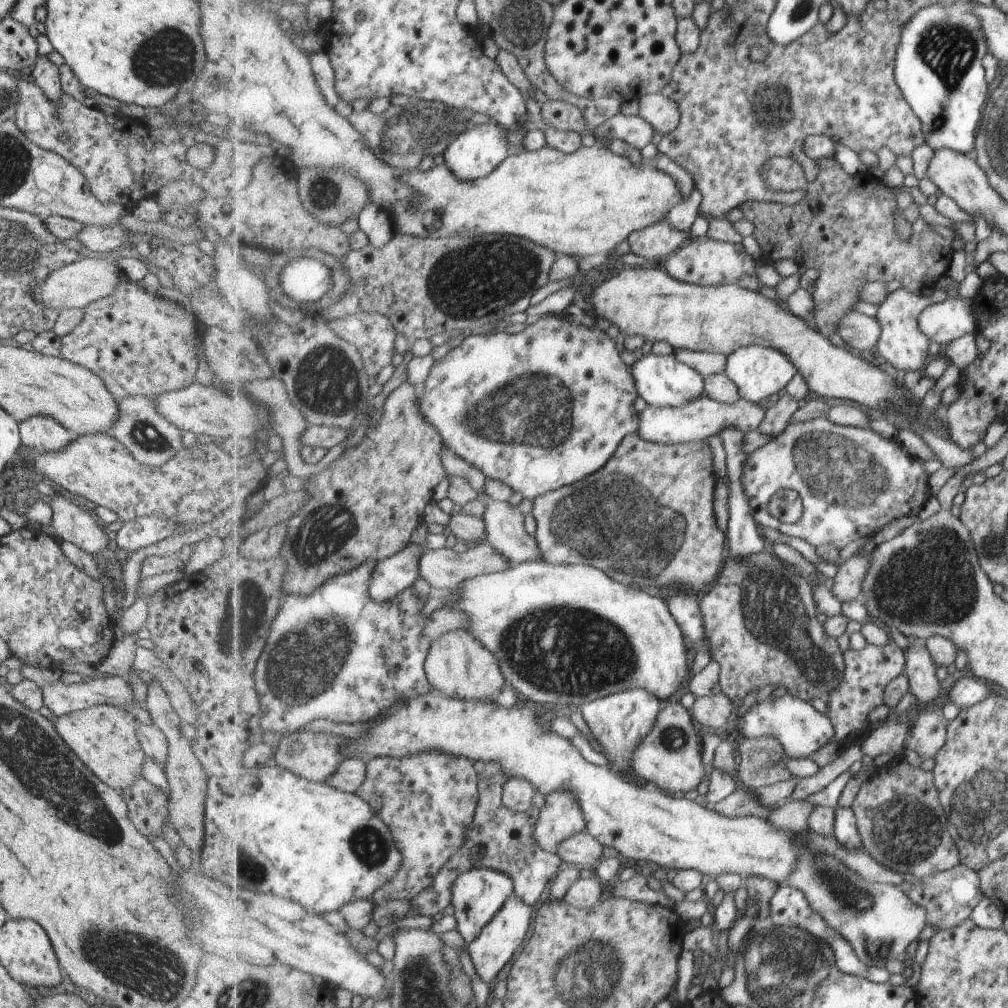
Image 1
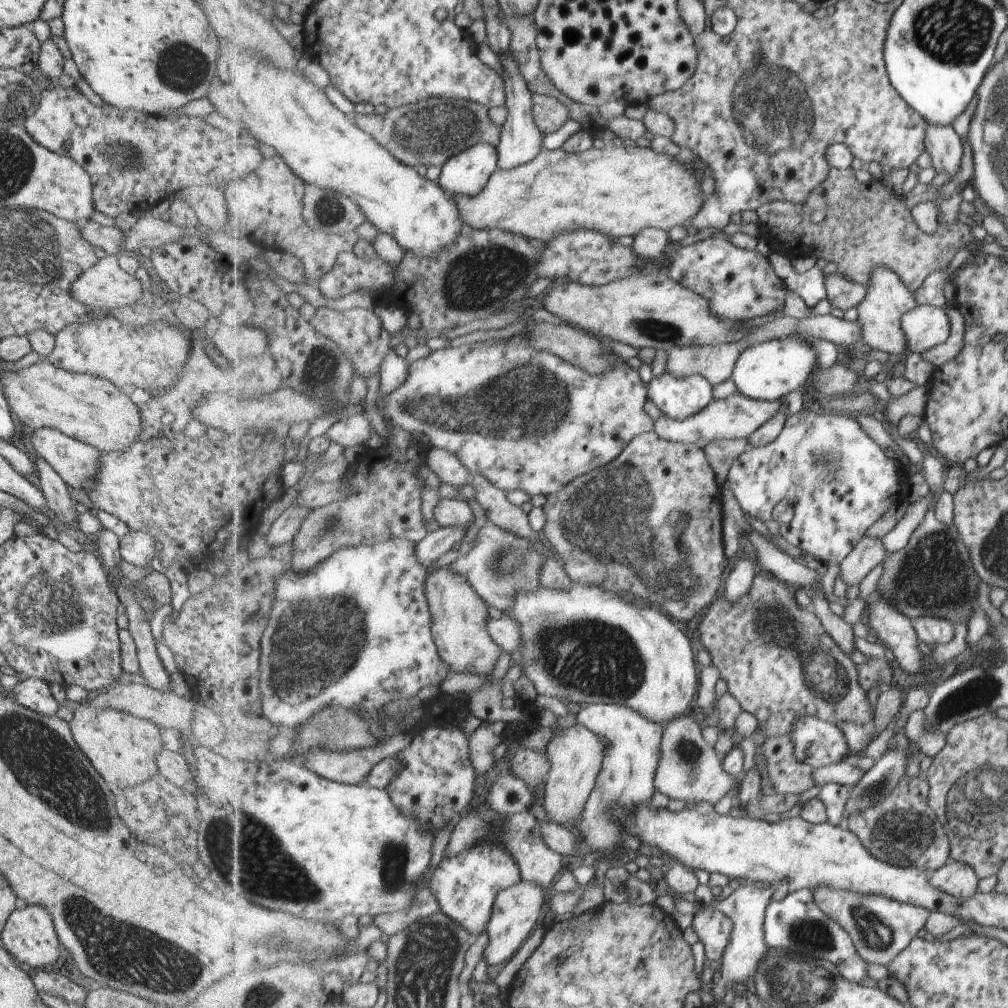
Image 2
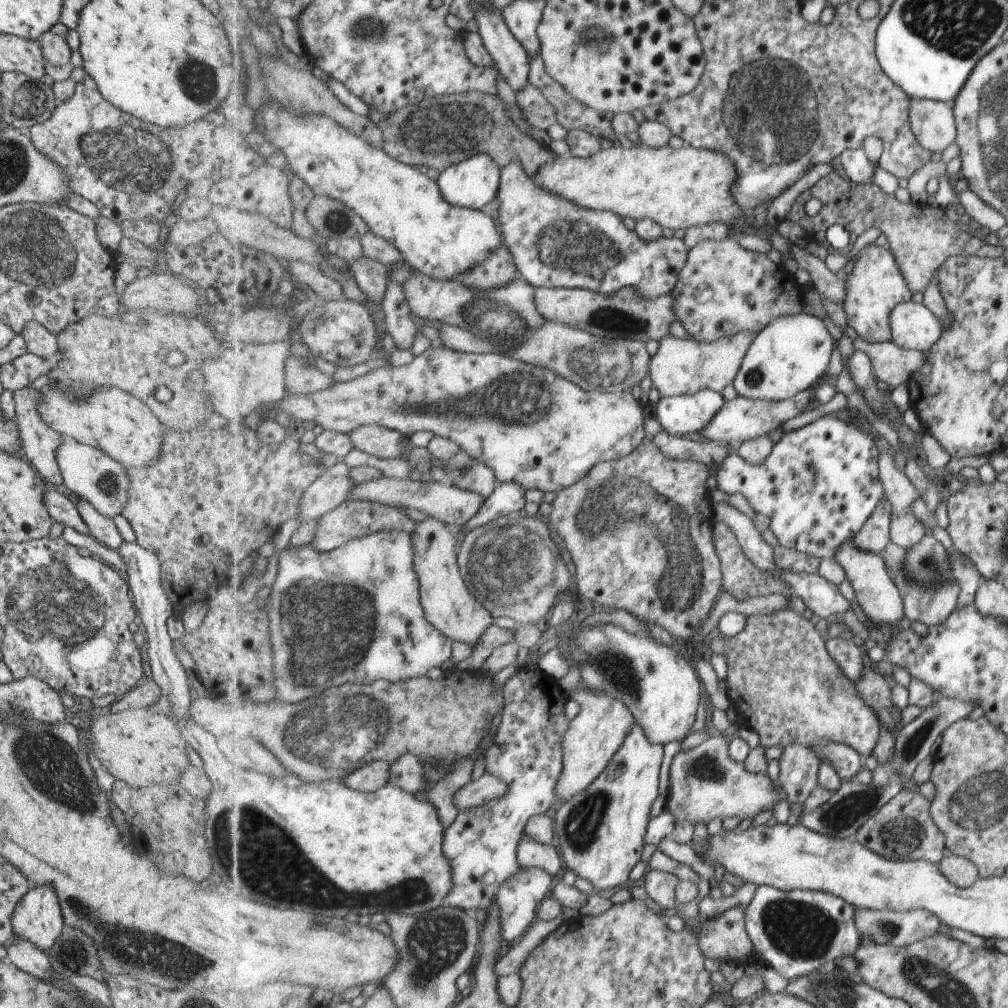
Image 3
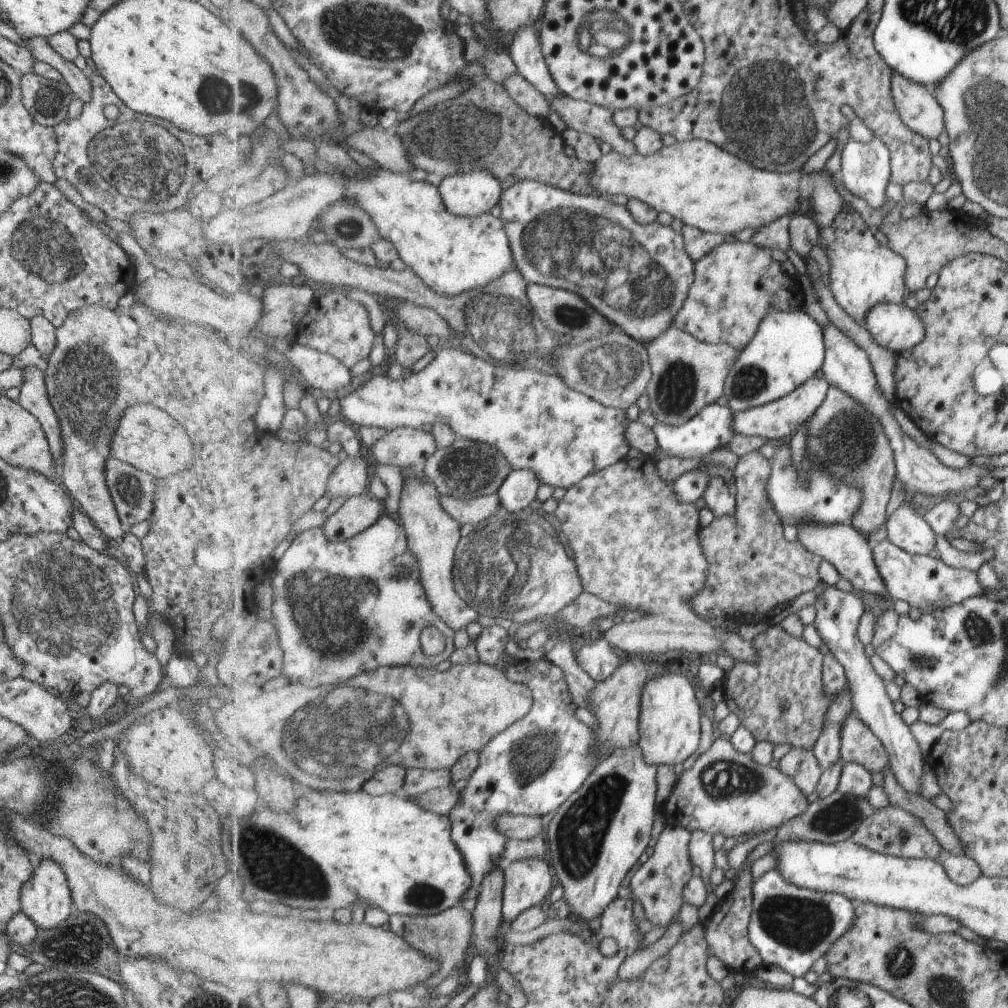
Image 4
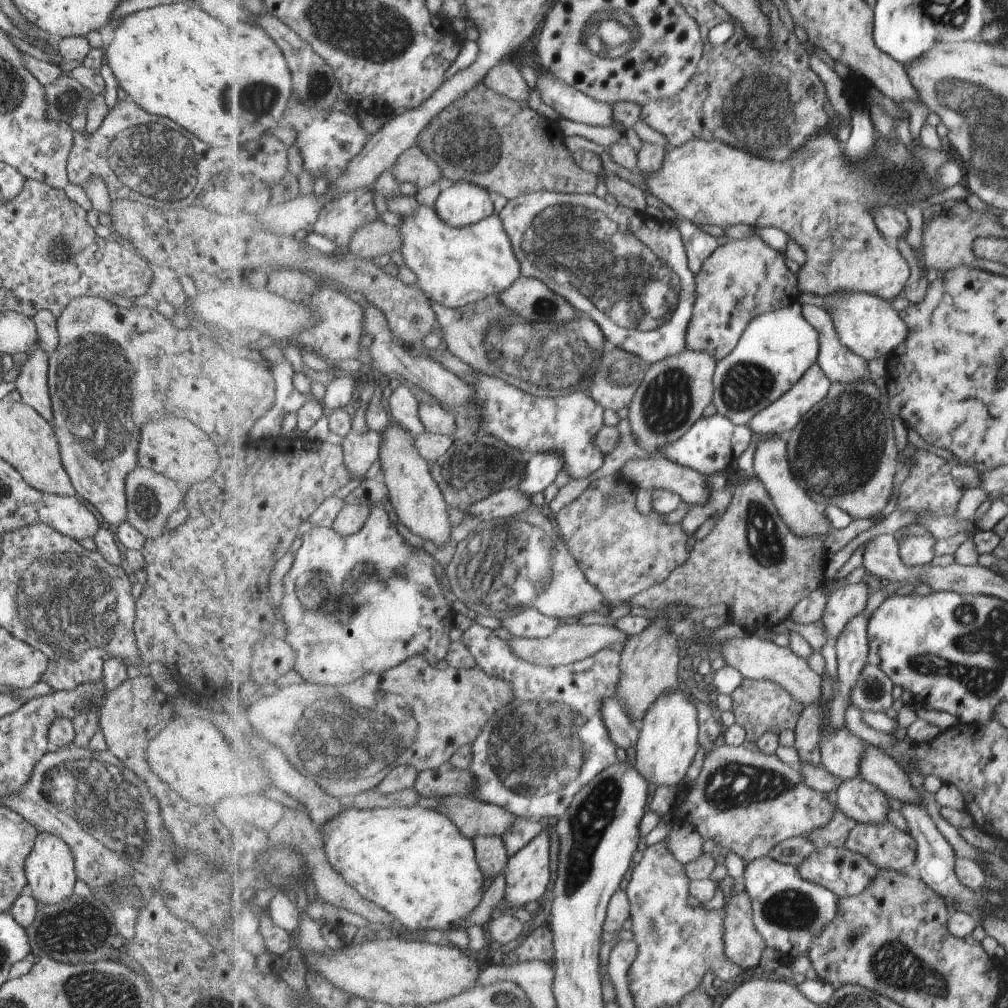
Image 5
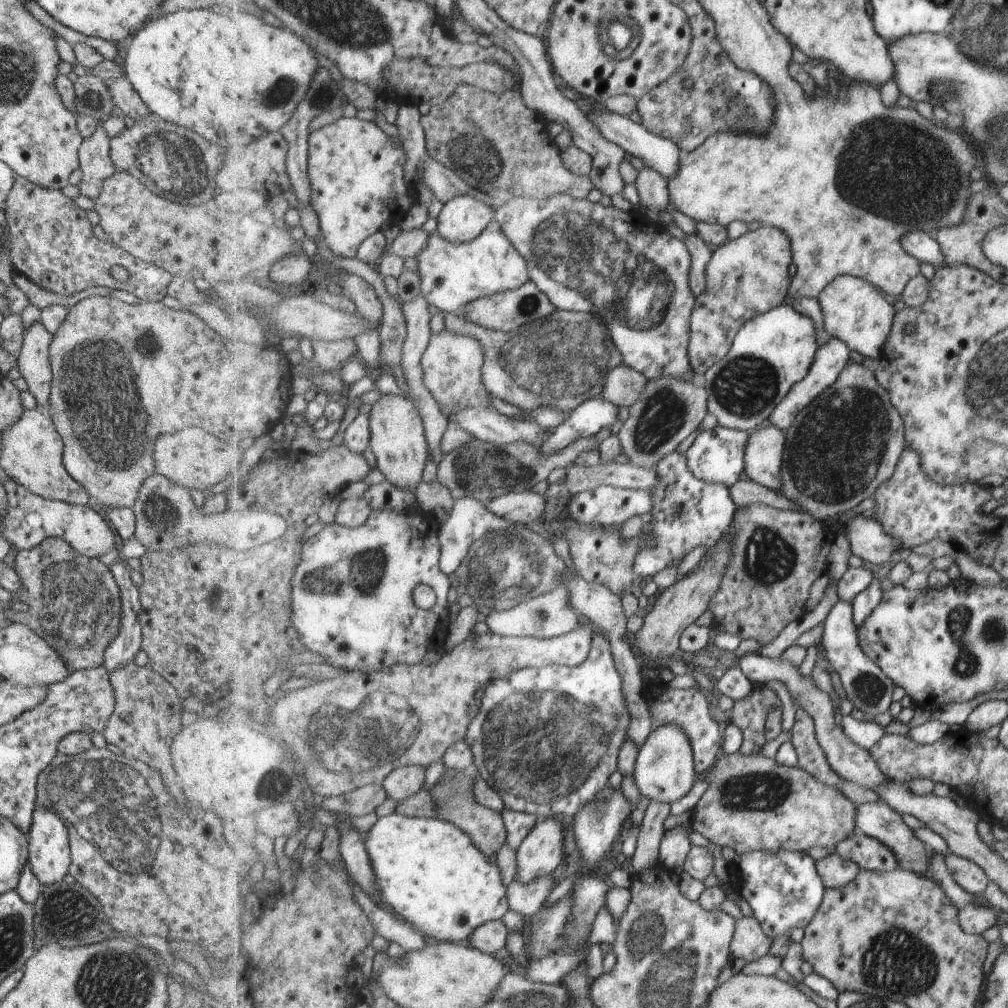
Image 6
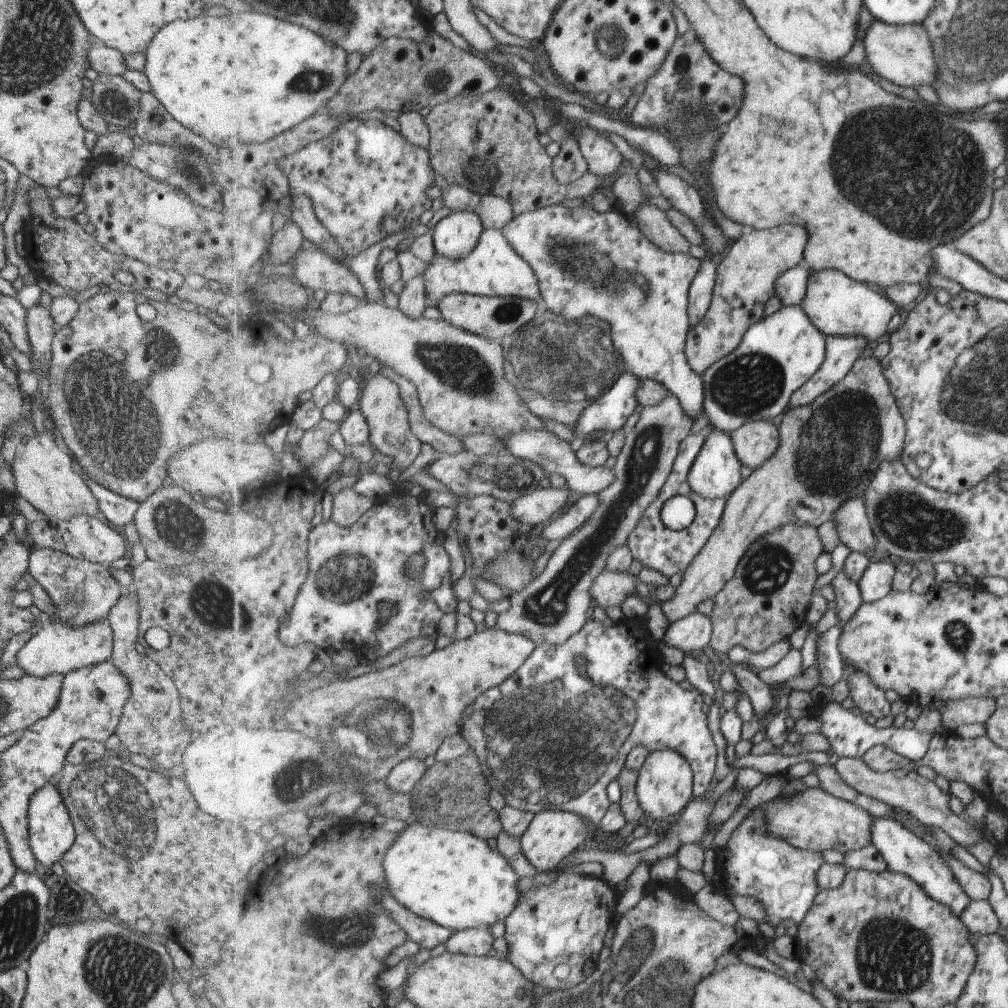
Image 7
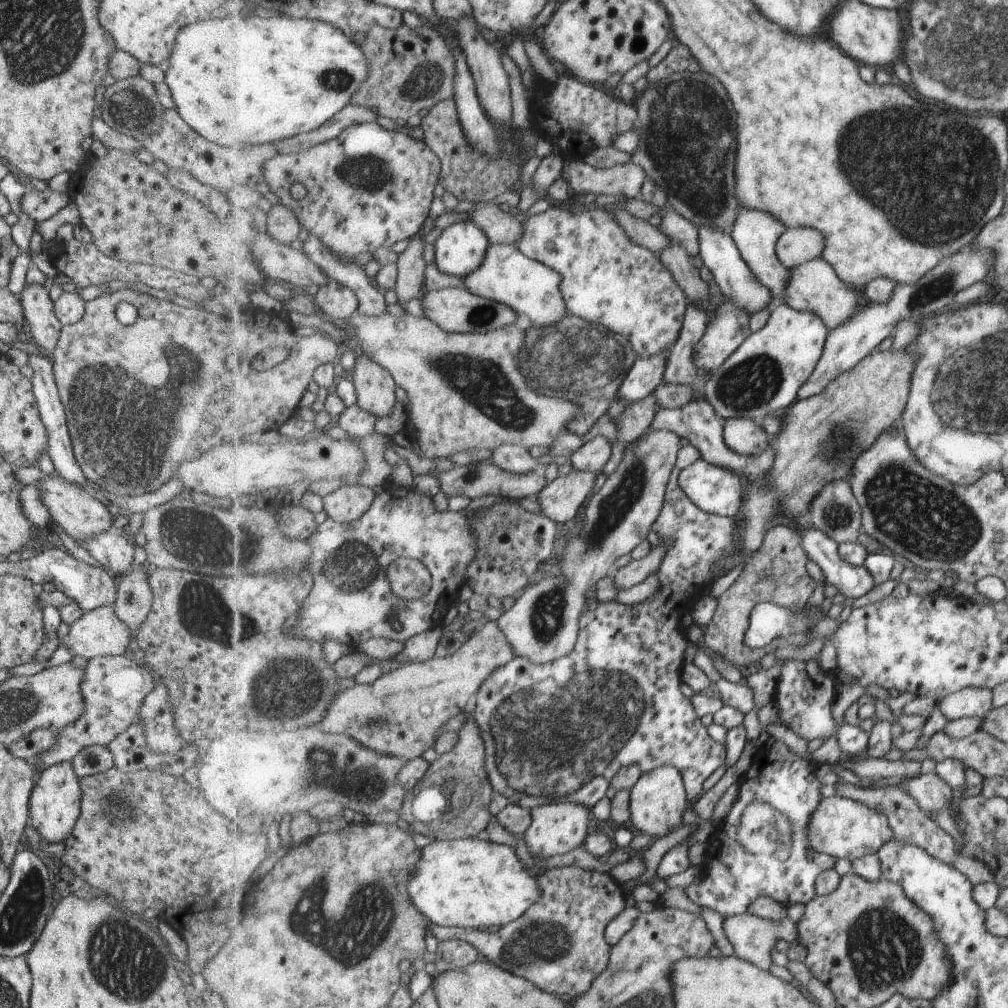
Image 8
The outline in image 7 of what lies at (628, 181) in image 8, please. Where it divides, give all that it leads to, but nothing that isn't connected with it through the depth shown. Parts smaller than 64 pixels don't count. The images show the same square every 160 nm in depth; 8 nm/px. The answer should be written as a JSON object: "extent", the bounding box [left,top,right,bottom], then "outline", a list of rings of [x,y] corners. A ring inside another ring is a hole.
{"extent":[426,86,617,215],"outline":[[[499,86],[477,97],[474,95],[453,97],[439,106],[432,107],[426,121],[432,134],[429,149],[434,170],[449,184],[459,184],[482,195],[500,195],[510,199],[514,203],[515,212],[519,215],[551,206],[561,199],[580,198],[589,201],[596,187],[610,186],[609,188],[613,190],[613,184],[617,180],[617,176],[601,180],[587,174],[570,185],[561,185],[555,176],[555,157],[551,158],[551,154],[547,154],[545,146],[541,146],[539,142],[540,133],[535,118],[523,108],[523,104],[519,104],[509,94],[505,86]]]}

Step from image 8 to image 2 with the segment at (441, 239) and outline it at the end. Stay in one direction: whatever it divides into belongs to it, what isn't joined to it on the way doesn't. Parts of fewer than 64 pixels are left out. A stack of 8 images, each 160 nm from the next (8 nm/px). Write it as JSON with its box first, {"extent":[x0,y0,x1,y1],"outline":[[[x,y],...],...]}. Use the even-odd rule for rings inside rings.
{"extent":[437,142,498,198],"outline":[[[479,142],[451,158],[442,167],[437,182],[451,198],[455,194],[477,196],[487,187],[498,169],[498,148],[489,142]]]}

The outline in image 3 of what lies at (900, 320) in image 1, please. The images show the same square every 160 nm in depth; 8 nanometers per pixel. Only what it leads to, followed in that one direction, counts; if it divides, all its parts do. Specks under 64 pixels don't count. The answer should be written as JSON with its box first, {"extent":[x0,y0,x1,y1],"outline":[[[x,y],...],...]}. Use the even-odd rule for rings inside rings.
{"extent":[841,243,911,342],"outline":[[[871,243],[863,247],[856,255],[856,263],[850,273],[845,275],[847,296],[841,304],[847,324],[853,328],[857,336],[869,342],[885,342],[892,340],[890,316],[900,302],[911,300],[910,287],[903,278],[894,252]]]}

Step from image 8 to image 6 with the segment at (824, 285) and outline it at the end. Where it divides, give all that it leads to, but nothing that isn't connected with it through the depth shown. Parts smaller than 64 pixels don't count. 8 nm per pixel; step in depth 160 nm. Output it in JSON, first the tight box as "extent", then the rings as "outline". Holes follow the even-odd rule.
{"extent":[817,275,897,361],"outline":[[[853,275],[838,276],[817,299],[822,306],[826,334],[846,342],[853,352],[862,357],[878,361],[893,332],[894,318],[897,316],[893,300],[869,281]]]}

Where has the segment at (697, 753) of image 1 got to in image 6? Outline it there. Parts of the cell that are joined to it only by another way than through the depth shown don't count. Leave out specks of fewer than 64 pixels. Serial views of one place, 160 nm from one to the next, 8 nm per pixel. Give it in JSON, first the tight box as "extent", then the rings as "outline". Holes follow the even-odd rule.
{"extent":[691,752,858,963],"outline":[[[760,752],[748,756],[741,756],[739,753],[732,755],[724,754],[714,768],[705,774],[704,779],[708,784],[708,788],[697,802],[697,805],[691,810],[692,829],[699,832],[713,844],[720,847],[730,847],[739,855],[755,851],[805,851],[809,850],[809,848],[815,848],[815,846],[822,846],[829,851],[834,851],[837,845],[853,837],[857,832],[856,817],[858,816],[858,804],[847,798],[847,795],[841,789],[819,782],[819,779],[816,779],[812,774],[809,774],[803,769],[781,766],[775,758],[765,758]],[[755,916],[742,917],[736,920],[736,931],[731,943],[732,956],[743,958],[747,963],[758,961],[771,952],[773,938],[761,926]]]}

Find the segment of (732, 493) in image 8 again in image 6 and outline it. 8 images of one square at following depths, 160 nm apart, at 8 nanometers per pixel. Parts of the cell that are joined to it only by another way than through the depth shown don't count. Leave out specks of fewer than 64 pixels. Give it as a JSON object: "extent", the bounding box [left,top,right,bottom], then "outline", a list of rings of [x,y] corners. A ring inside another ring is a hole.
{"extent":[686,424,749,489],"outline":[[[719,424],[701,432],[686,452],[689,468],[698,479],[708,483],[725,485],[730,489],[740,481],[743,472],[745,472],[746,446],[749,437],[748,431],[730,429]]]}

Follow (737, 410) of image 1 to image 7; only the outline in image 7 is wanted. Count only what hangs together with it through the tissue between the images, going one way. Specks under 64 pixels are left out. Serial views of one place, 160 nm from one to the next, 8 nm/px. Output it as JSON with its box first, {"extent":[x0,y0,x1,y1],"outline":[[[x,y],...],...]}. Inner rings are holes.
{"extent":[790,336,872,407],"outline":[[[828,336],[827,359],[823,362],[822,369],[793,394],[790,407],[811,405],[819,396],[842,382],[853,369],[855,362],[872,347],[865,336]]]}

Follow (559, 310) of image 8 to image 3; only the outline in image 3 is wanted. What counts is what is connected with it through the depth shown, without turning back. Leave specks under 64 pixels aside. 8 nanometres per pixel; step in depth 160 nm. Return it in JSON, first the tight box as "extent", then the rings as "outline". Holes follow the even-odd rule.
{"extent":[247,101,504,281],"outline":[[[273,101],[268,105],[257,102],[253,112],[247,113],[247,119],[267,150],[283,152],[288,166],[313,190],[315,196],[329,195],[358,212],[373,233],[386,238],[402,252],[403,260],[413,269],[437,281],[453,281],[483,265],[504,242],[496,220],[487,213],[447,202],[438,181],[431,180],[418,167],[404,164],[386,149],[374,147],[332,118],[315,116],[300,119],[297,114],[289,114],[281,103]]]}

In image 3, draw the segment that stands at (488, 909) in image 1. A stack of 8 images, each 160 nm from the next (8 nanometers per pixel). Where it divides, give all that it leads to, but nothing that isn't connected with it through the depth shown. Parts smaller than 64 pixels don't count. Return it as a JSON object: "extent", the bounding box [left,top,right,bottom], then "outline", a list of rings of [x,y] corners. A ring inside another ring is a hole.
{"extent":[444,668,571,912],"outline":[[[519,668],[509,677],[503,686],[506,708],[502,714],[500,727],[494,736],[493,744],[486,751],[485,773],[499,777],[507,783],[507,792],[500,798],[487,804],[457,811],[455,822],[446,830],[444,853],[454,868],[456,886],[447,896],[447,902],[463,910],[483,909],[488,912],[492,898],[497,896],[501,885],[521,870],[519,864],[519,846],[524,830],[531,817],[543,815],[558,798],[556,789],[564,769],[564,735],[570,729],[571,721],[565,716],[565,706],[569,697],[561,691],[556,678],[535,668]]]}

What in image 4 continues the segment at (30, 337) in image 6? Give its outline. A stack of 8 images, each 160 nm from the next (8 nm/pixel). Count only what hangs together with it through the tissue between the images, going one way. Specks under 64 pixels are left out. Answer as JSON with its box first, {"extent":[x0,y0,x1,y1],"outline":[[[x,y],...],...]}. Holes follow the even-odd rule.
{"extent":[16,366,63,464],"outline":[[[35,366],[23,369],[23,380],[16,401],[23,410],[27,410],[39,422],[43,436],[47,440],[51,460],[53,464],[58,464],[63,452],[63,438],[46,394],[44,374],[41,370],[37,370]]]}

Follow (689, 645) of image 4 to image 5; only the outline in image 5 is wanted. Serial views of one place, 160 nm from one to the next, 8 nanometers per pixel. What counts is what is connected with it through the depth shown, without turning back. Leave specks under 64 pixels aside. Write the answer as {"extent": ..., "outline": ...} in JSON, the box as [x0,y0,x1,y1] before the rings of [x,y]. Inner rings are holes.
{"extent":[511,473,824,707],"outline":[[[619,473],[608,475],[592,481],[575,501],[563,507],[555,516],[555,521],[563,532],[564,543],[581,562],[589,582],[603,593],[607,602],[616,604],[627,602],[639,592],[659,584],[659,581],[665,580],[677,566],[687,563],[691,554],[687,548],[689,536],[682,525],[663,523],[659,516],[661,514],[655,510],[646,516],[639,514],[635,508],[635,491],[636,488],[625,483]],[[577,620],[563,621],[558,626],[556,632],[547,638],[528,639],[528,638],[511,638],[511,646],[514,654],[524,661],[529,662],[549,662],[553,666],[572,665],[573,663],[585,660],[585,658],[597,654],[606,648],[622,648],[628,636],[625,632],[614,626],[603,625],[583,625]],[[757,636],[736,638],[724,645],[721,657],[727,665],[742,672],[745,679],[773,681],[783,685],[783,688],[786,688],[804,707],[824,702],[823,678],[813,672],[807,664],[807,659],[795,654],[791,646],[777,646]]]}

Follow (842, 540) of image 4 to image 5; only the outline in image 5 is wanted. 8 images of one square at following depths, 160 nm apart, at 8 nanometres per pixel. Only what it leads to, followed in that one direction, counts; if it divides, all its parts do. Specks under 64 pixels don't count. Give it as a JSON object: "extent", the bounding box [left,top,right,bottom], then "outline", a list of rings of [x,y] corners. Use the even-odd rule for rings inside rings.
{"extent":[754,436,831,538],"outline":[[[772,436],[763,439],[756,446],[754,458],[756,476],[766,486],[785,522],[794,530],[796,535],[825,538],[829,528],[831,528],[831,522],[821,509],[821,505],[817,504],[801,484],[795,480],[791,472],[788,454],[787,437]]]}

